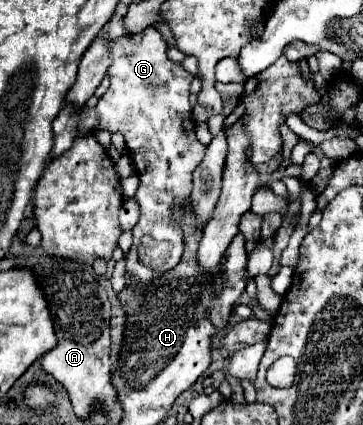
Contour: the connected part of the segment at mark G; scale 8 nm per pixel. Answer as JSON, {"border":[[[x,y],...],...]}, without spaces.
{"border":[[[145,29],[107,43],[113,63],[109,65],[111,85],[99,103],[79,113],[79,137],[93,131],[121,133],[127,153],[137,169],[139,189],[135,201],[141,209],[139,223],[131,229],[133,245],[125,255],[127,285],[137,281],[141,287],[155,277],[173,269],[183,255],[183,231],[173,217],[173,205],[185,207],[191,195],[191,173],[203,161],[207,145],[203,145],[193,125],[189,83],[193,75],[167,57],[167,45],[157,29]]]}

